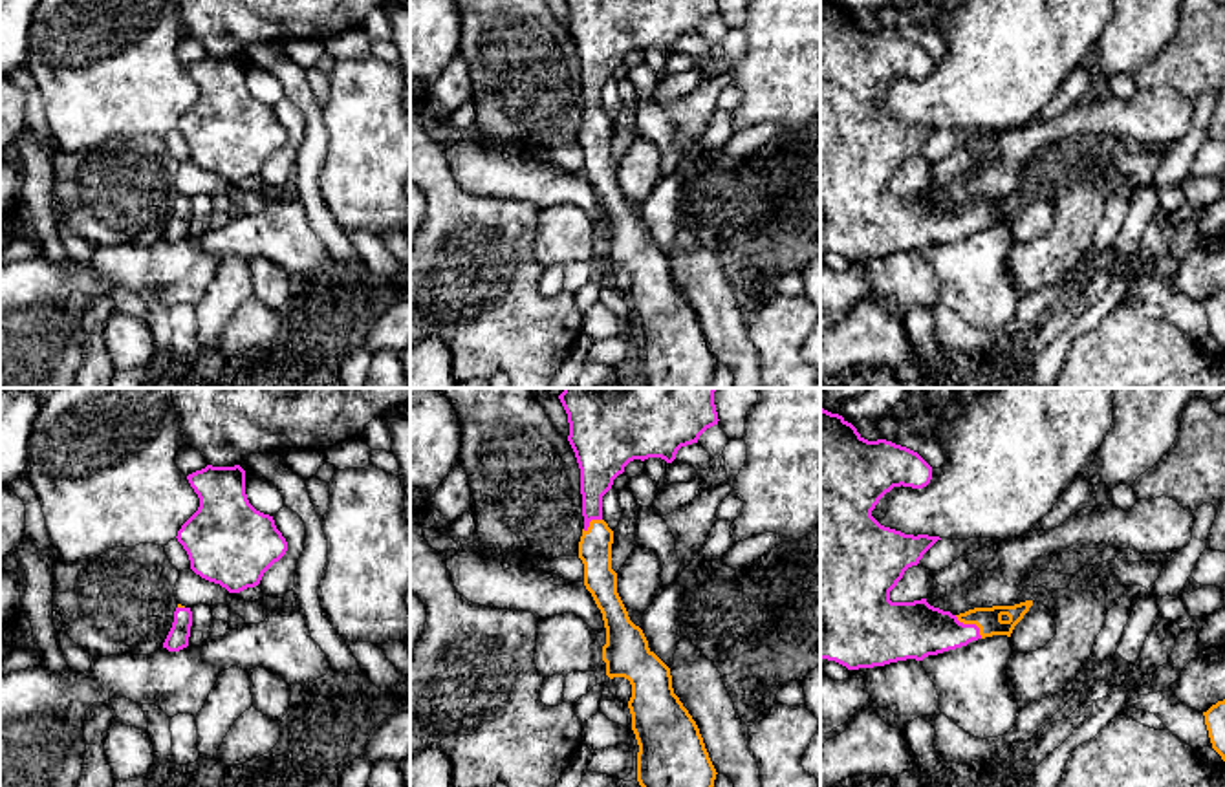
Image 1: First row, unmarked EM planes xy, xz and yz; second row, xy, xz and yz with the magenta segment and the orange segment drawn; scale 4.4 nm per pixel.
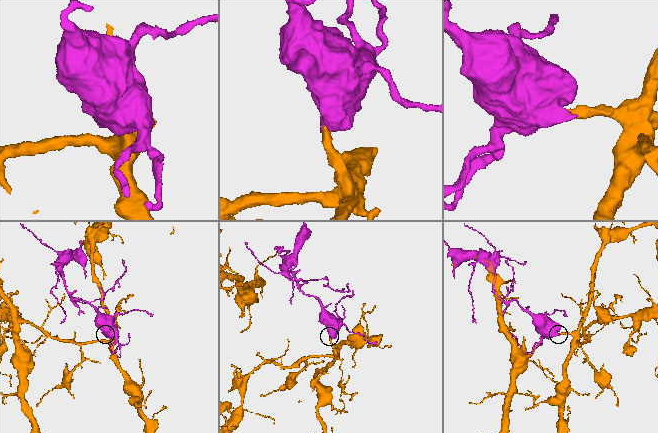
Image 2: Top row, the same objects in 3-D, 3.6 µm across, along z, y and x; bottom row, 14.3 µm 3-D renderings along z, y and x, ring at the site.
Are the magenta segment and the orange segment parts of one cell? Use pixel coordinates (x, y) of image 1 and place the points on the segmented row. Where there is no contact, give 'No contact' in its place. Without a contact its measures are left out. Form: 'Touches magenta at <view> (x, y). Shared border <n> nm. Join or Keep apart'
Touches magenta at yz (971, 625). Shared border 160 nm. Join

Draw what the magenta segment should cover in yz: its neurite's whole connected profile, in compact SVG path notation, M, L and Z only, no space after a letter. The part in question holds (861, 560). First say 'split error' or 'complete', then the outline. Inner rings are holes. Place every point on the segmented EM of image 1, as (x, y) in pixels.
split error; M820 406L820 659L848 670L923 661L972 641L1007 635L1033 606L974 608L959 615L927 602L892 602L890 591L905 571L917 566L939 536L905 534L881 525L872 511L894 487L923 489L932 467L914 450L886 439L868 441L842 415Z

